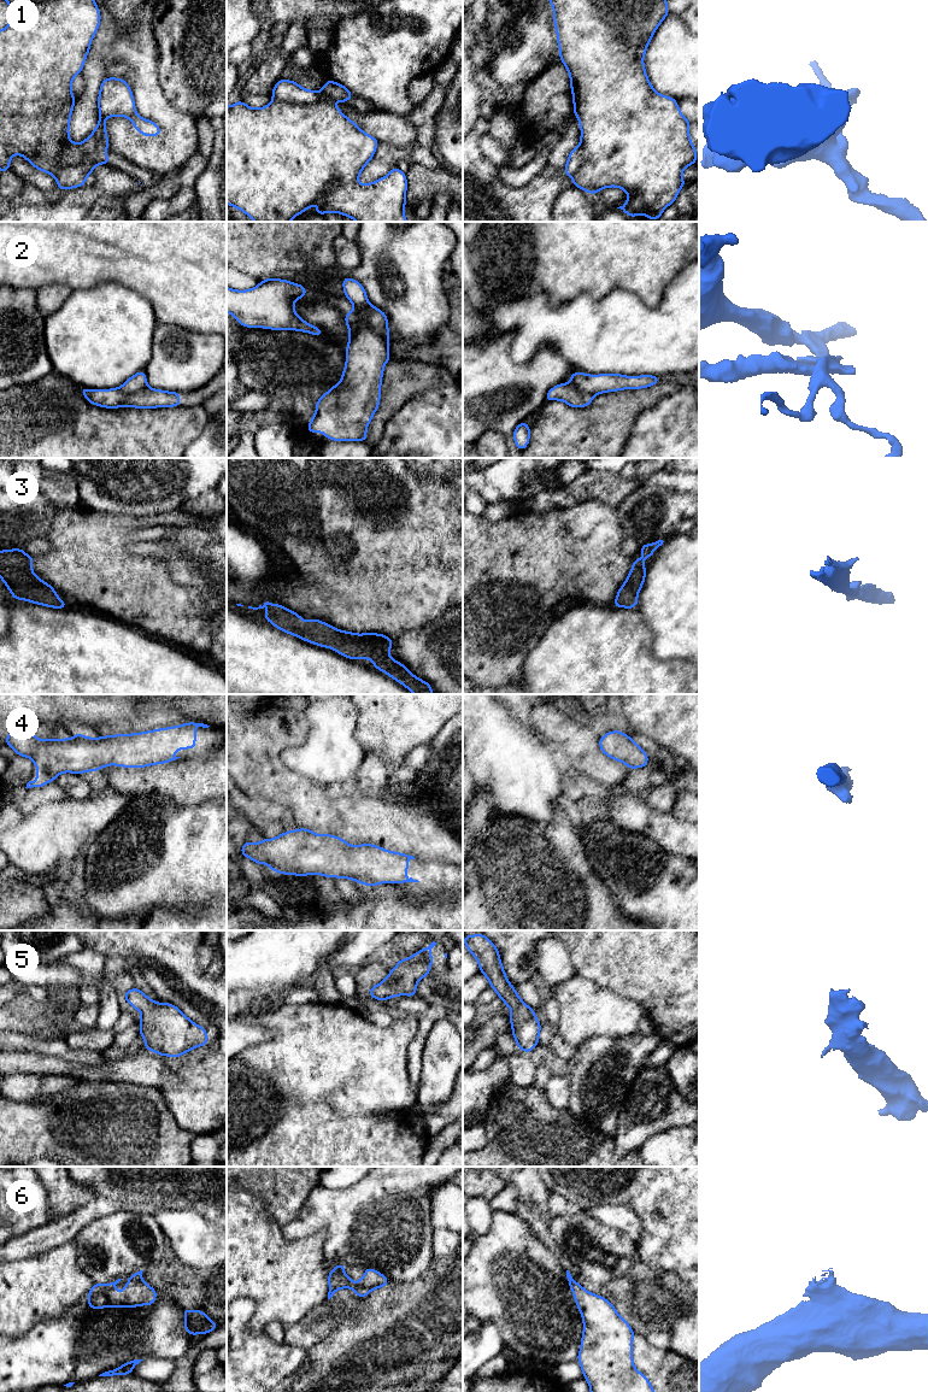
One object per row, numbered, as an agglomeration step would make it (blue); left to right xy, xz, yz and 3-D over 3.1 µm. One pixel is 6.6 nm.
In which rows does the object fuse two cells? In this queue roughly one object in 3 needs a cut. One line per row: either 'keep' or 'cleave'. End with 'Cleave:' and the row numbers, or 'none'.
1: cleave
2: cleave
3: keep
4: keep
5: keep
6: keep
Cleave: 1, 2

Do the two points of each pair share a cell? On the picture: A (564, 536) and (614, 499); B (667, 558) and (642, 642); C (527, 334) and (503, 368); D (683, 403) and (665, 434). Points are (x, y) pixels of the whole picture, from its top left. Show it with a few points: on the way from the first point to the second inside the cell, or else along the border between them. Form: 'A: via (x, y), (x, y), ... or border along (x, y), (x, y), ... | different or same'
A: border along (577, 504), (585, 500), (601, 499), (616, 510) | different
B: border along (638, 610), (652, 634), (653, 653) | different
C: border along (498, 332), (514, 334), (515, 362), (539, 350) | different
D: via (683, 410), (683, 416), (673, 427) | same

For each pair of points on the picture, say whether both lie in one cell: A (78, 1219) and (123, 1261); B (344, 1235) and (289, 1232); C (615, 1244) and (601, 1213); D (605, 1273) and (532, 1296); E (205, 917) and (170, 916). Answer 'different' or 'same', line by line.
A: different
B: same
C: different
D: different
E: same

